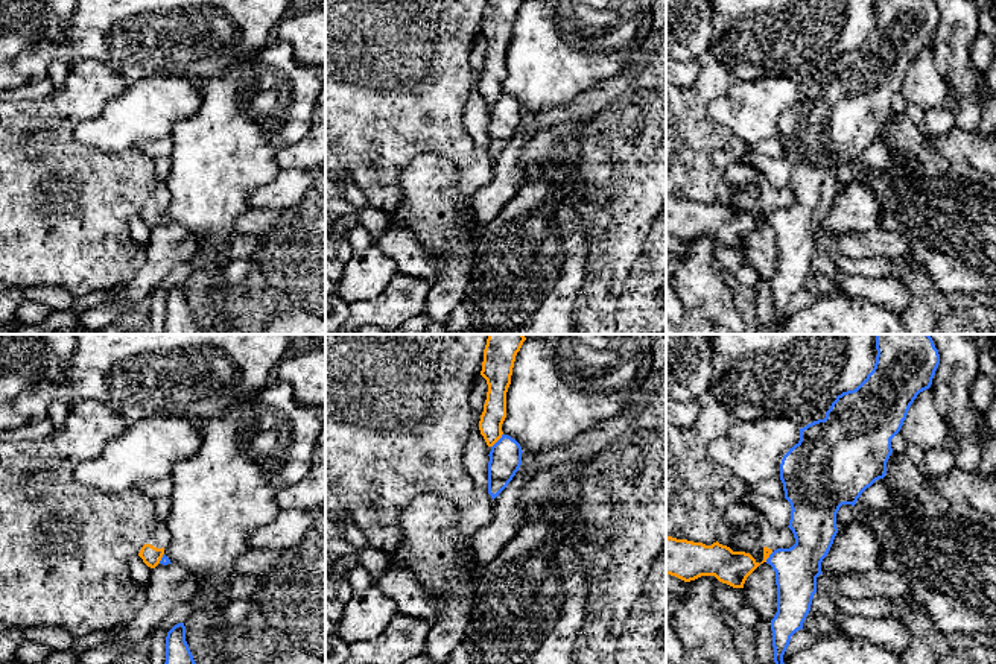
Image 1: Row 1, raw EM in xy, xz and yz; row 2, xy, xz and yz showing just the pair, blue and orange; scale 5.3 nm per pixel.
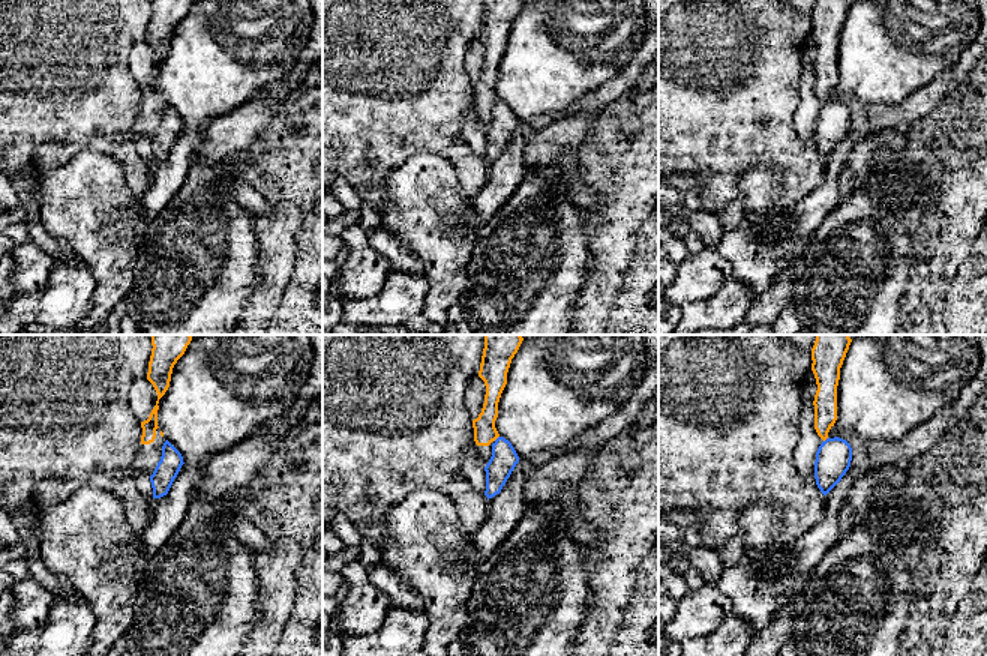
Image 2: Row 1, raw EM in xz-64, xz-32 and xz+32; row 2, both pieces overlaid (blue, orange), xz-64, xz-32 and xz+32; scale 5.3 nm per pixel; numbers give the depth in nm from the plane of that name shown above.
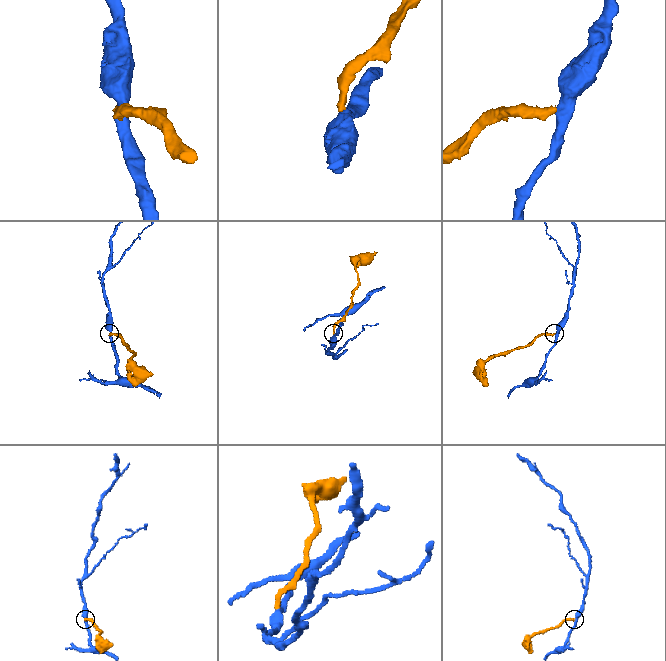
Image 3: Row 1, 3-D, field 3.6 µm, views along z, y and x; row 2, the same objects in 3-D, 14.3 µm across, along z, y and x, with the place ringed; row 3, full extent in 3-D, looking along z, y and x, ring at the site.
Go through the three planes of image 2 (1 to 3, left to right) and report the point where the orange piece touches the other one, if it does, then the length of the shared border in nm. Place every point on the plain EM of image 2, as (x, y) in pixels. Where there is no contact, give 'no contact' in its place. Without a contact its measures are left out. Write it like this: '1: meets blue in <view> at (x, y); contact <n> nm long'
1: no contact
2: meets blue in xz-32 at (497, 102); contact 40 nm long
3: meets blue in xz+32 at (825, 104); contact 40 nm long

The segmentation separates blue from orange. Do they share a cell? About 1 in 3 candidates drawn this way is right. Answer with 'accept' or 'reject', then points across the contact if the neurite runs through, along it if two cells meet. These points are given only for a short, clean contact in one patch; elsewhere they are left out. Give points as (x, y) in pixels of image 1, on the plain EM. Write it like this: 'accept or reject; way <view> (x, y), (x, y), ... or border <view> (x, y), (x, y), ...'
reject; border xz (502, 93), (491, 107)

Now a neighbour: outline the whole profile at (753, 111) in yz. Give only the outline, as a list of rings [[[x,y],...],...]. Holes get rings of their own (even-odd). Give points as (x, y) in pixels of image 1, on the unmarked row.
[[[763,76],[748,82],[734,79],[728,91],[709,103],[709,117],[727,126],[745,144],[780,137],[783,115],[800,100],[800,87],[785,76]]]

